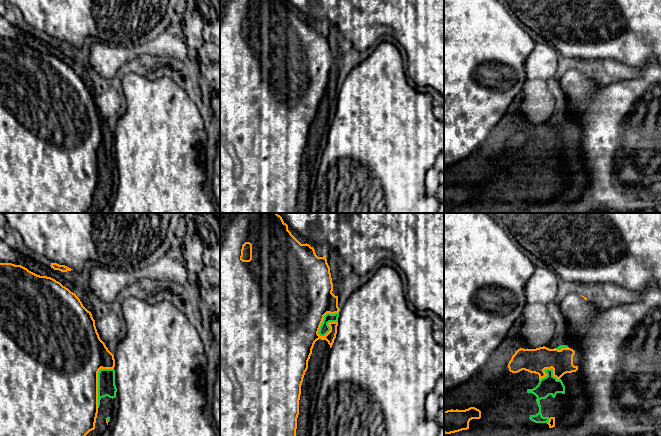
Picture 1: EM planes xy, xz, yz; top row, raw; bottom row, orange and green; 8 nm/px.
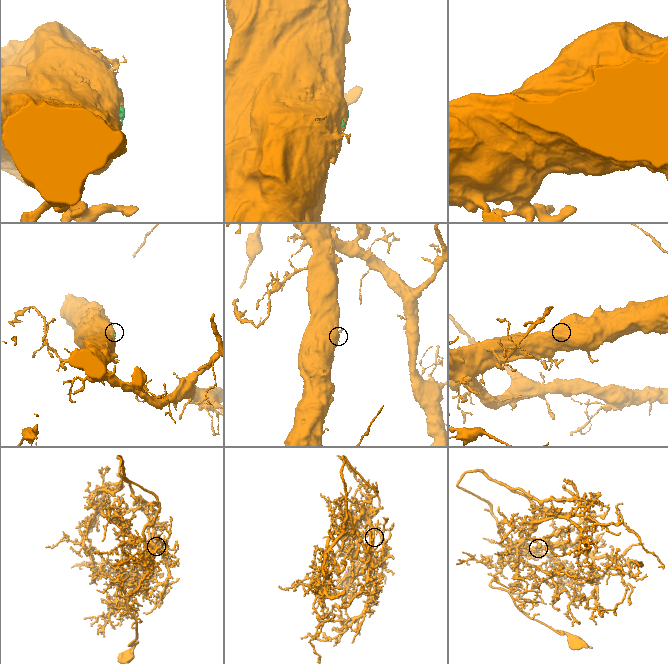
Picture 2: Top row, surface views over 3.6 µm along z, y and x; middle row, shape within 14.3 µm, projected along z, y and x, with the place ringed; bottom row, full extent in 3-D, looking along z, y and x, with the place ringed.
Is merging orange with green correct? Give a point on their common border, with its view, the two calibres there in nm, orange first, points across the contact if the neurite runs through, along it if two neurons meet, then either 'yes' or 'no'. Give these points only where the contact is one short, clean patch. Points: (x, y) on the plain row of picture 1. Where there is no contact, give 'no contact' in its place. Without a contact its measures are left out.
meets orange in xz at (323, 94); 500 nm thick on the orange side, 80 nm on the other; no

